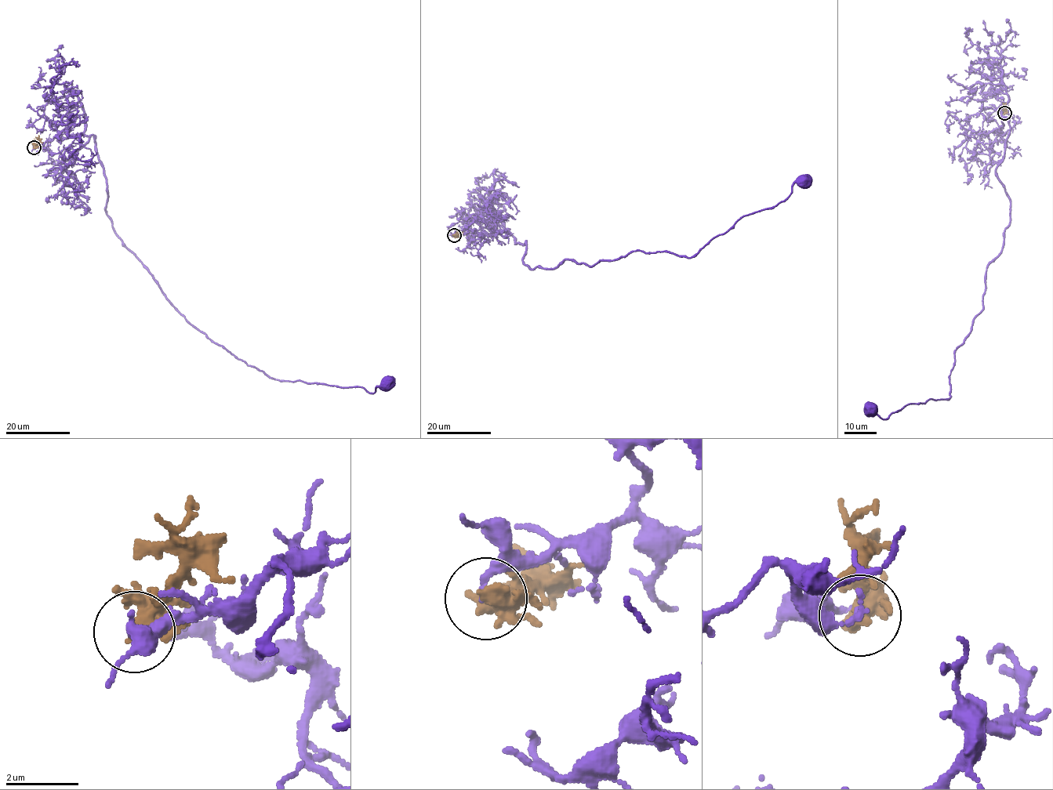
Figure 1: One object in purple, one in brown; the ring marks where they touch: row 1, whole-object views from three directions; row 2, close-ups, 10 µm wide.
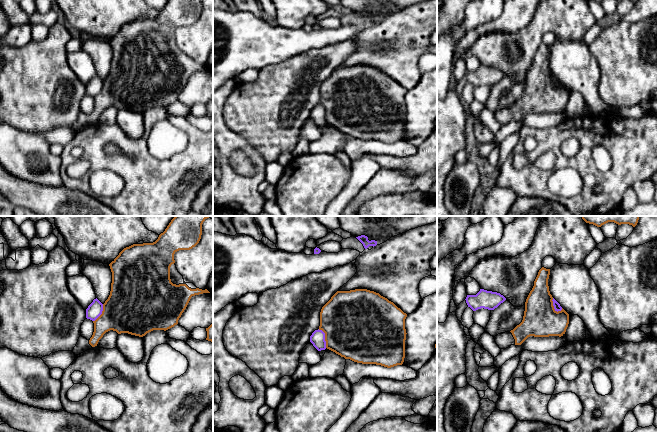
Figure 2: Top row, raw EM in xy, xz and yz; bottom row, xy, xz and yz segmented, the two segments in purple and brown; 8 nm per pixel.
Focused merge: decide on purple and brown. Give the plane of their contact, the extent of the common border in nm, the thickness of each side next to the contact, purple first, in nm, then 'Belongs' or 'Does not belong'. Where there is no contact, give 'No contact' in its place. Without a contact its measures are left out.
Touches purple in xz. Shared border 170 nm. Thickness 120 nm (purple) against 480 nm. Does not belong

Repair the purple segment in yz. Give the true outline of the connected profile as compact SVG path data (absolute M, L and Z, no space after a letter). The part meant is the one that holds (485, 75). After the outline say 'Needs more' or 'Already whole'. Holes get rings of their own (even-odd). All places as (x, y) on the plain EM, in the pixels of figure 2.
M480 65L476 71L467 71L465 76L468 83L476 87L481 84L494 86L503 79L506 74L500 69Z. Already whole

